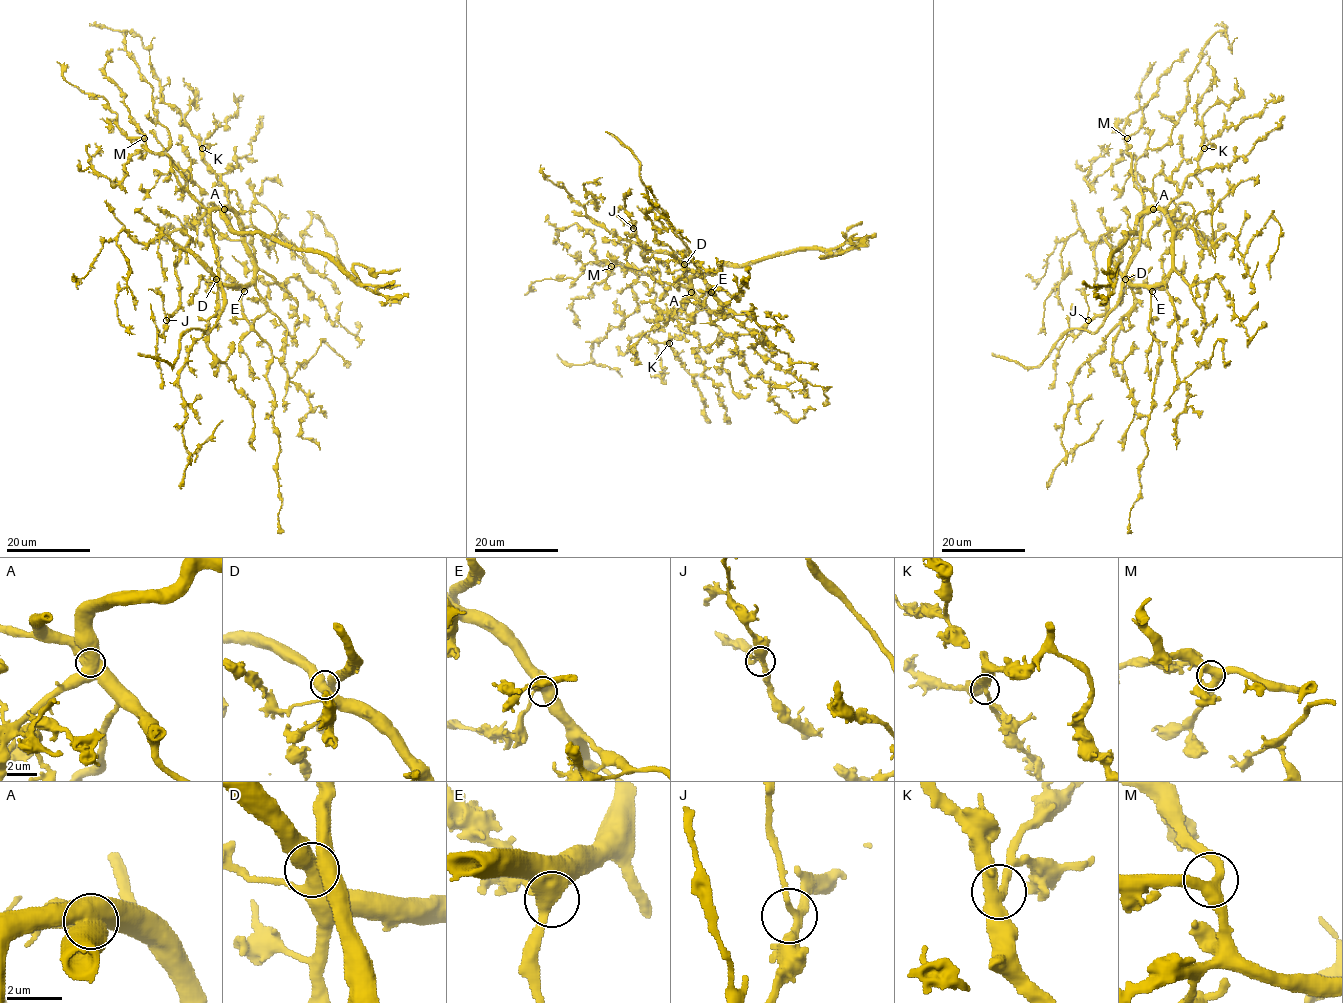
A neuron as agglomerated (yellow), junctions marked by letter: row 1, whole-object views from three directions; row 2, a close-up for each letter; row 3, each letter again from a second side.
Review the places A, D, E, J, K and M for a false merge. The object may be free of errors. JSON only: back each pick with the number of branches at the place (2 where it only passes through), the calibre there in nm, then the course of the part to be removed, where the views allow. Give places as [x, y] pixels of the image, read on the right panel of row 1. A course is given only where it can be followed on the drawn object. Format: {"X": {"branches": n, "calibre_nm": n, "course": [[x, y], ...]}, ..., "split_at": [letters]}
{"A": {"branches": 3, "calibre_nm": 700, "course": [[1153, 209], [1111, 253], [1113, 282], [1118, 265], [1111, 272], [1101, 269]]}, "split_at": ["A"]}

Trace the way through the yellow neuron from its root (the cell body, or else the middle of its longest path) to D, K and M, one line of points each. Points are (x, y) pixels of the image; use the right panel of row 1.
D: (1135, 252), (1125, 279)
K: (1135, 252), (1142, 212), (1149, 208), (1165, 208), (1180, 192), (1186, 179), (1197, 171), (1197, 161), (1204, 148)
M: (1135, 252), (1144, 195), (1134, 184), (1132, 157), (1126, 150), (1127, 138)

